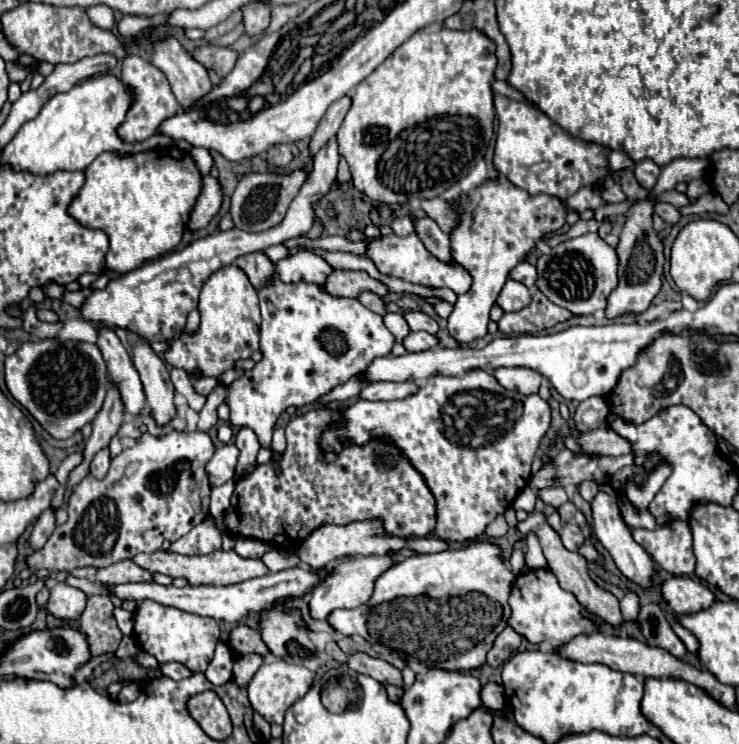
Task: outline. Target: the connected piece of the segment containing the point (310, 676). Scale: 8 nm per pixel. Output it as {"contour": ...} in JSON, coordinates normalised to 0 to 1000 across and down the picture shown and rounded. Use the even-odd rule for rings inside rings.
{"contour":[[[371,884],[368,890],[355,892],[349,898],[349,903],[344,906],[344,911],[338,914],[338,919],[336,919],[336,941],[338,941],[341,952],[357,968],[363,968],[365,973],[382,973],[387,954],[419,927],[422,917],[425,917],[425,903],[417,901],[409,890]]]}

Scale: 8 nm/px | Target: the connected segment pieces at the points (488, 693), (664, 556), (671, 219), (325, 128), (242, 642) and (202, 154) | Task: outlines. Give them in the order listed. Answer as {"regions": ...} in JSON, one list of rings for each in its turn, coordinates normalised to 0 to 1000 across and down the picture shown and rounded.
{"regions":[[[[658,919],[652,925],[652,944],[658,952],[679,952],[685,946],[682,925],[674,919]]],[[[907,699],[904,704],[874,712],[855,710],[855,723],[871,734],[871,739],[885,750],[885,755],[912,774],[939,772],[942,750],[936,745],[936,718],[926,699]]],[[[885,272],[885,285],[905,302],[912,302],[920,296],[920,285],[909,277],[909,274],[899,274],[899,272]]],[[[465,129],[465,132],[460,132],[457,137],[452,137],[452,140],[441,148],[438,159],[433,161],[433,167],[430,167],[430,172],[428,172],[428,177],[422,180],[419,194],[417,194],[417,202],[419,202],[422,210],[428,210],[428,204],[457,177],[465,156],[468,156],[468,151],[471,151],[471,145],[474,145],[474,132]]],[[[322,841],[319,847],[314,847],[309,868],[311,868],[314,879],[319,879],[319,882],[330,882],[338,876],[349,876],[357,882],[363,876],[360,866],[352,858],[352,849],[341,847],[336,841]]],[[[260,199],[260,212],[265,215],[265,220],[268,220],[268,228],[279,237],[279,234],[284,234],[284,228],[287,228],[287,220],[290,220],[290,215],[287,215],[287,210],[284,210],[284,204],[279,202],[279,199]]]]}

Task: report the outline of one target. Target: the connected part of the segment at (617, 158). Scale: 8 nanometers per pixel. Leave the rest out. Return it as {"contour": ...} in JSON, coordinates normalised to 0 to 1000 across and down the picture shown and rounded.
{"contour":[[[831,202],[831,204],[825,207],[825,226],[828,226],[831,231],[842,231],[844,226],[855,228],[855,223],[858,223],[858,218],[850,215],[850,210],[844,210],[844,204]]]}

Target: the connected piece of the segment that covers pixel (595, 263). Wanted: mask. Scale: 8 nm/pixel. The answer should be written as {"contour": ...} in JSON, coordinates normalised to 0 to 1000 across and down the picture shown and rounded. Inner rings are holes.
{"contour":[[[809,312],[788,315],[785,320],[760,325],[747,336],[750,341],[736,341],[725,352],[725,360],[728,360],[725,387],[736,392],[736,398],[744,406],[771,417],[779,425],[796,425],[812,414],[820,414],[820,401],[834,387],[834,379],[836,379],[834,336],[823,331],[809,317]]]}

